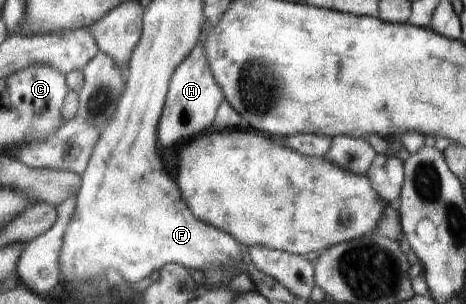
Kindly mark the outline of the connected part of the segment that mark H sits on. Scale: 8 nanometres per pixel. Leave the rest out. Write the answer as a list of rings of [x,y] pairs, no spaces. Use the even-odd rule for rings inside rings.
[[[200,41],[200,45],[197,45],[192,53],[176,67],[176,73],[172,75],[172,81],[169,82],[167,101],[158,131],[161,147],[165,149],[181,141],[187,141],[191,137],[194,139],[207,132],[207,129],[211,129],[221,102],[227,98],[223,88],[212,74],[203,45],[204,41]]]

